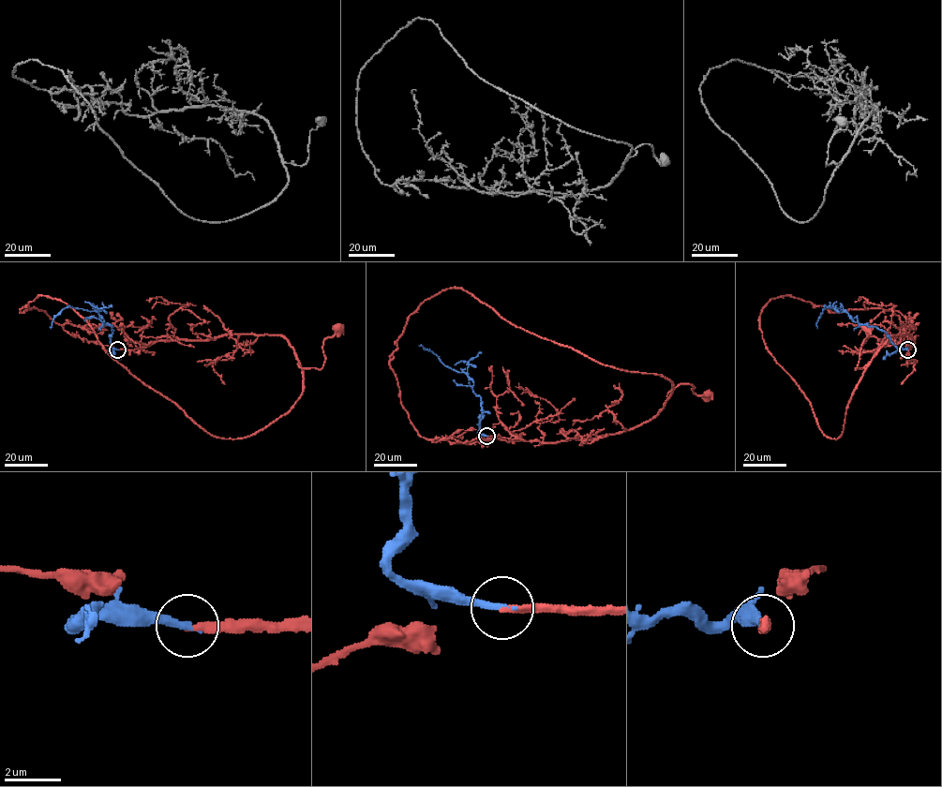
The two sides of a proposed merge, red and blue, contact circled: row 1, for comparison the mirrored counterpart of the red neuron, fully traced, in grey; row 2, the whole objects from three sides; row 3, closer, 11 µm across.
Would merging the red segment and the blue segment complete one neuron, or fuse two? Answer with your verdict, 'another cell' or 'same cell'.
same cell

